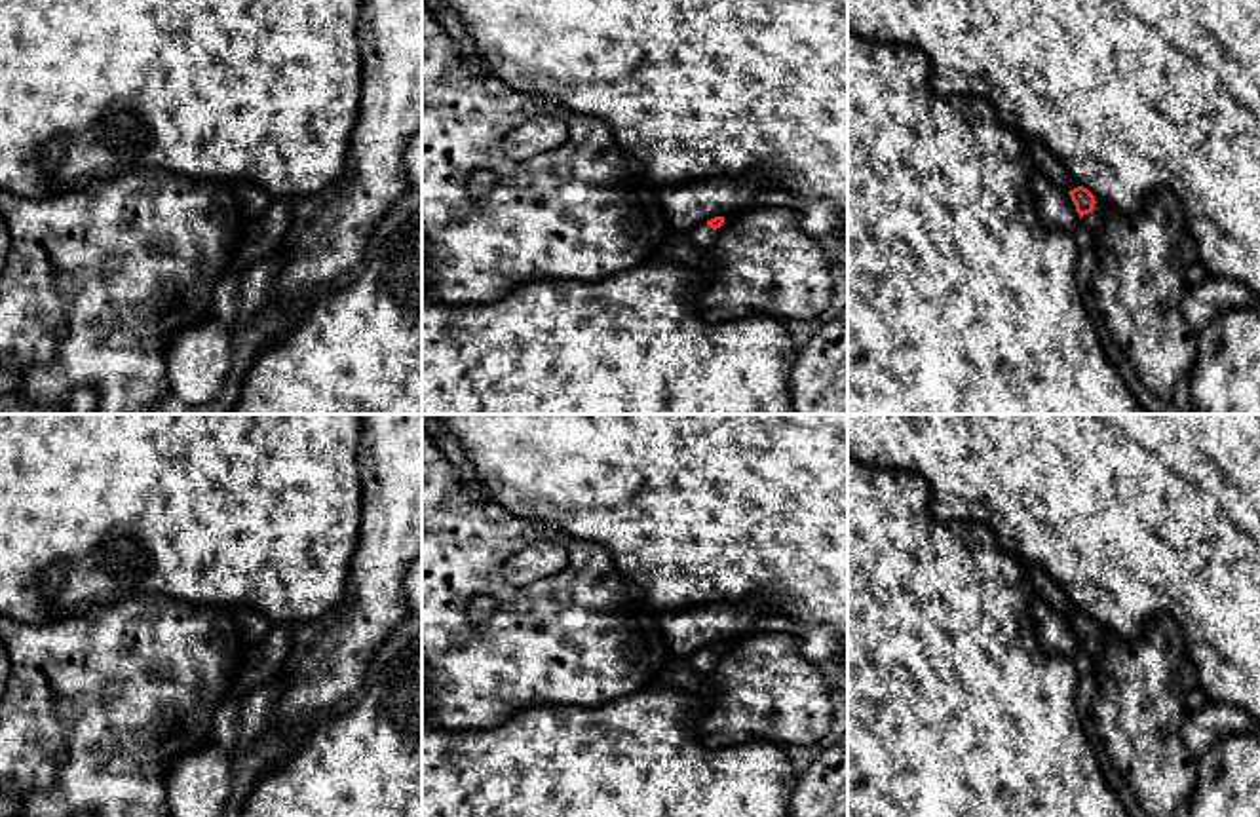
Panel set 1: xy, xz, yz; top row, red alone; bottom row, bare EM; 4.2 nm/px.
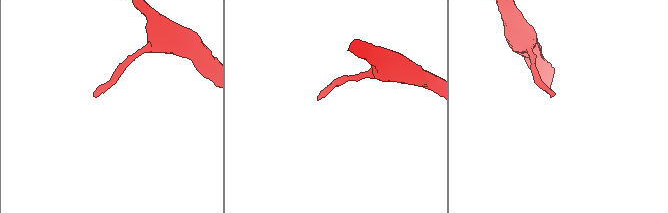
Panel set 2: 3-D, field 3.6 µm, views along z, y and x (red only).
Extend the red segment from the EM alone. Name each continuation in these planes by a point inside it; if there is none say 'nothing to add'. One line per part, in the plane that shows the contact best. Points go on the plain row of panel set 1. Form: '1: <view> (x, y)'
1: xz (702, 662)

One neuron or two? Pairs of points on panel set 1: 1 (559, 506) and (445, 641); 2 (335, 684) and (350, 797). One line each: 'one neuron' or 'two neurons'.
1: two neurons
2: two neurons

